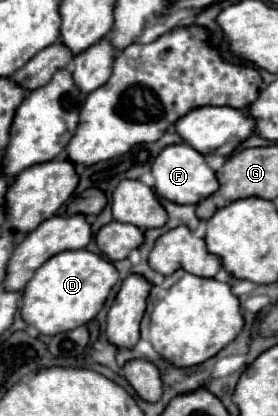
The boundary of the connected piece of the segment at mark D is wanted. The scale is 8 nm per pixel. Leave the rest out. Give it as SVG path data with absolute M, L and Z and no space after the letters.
M87 249L61 251L43 263L33 279L23 291L21 317L27 325L33 325L43 335L57 335L61 331L71 331L95 319L101 311L111 287L119 281L119 271L115 265L101 255Z

